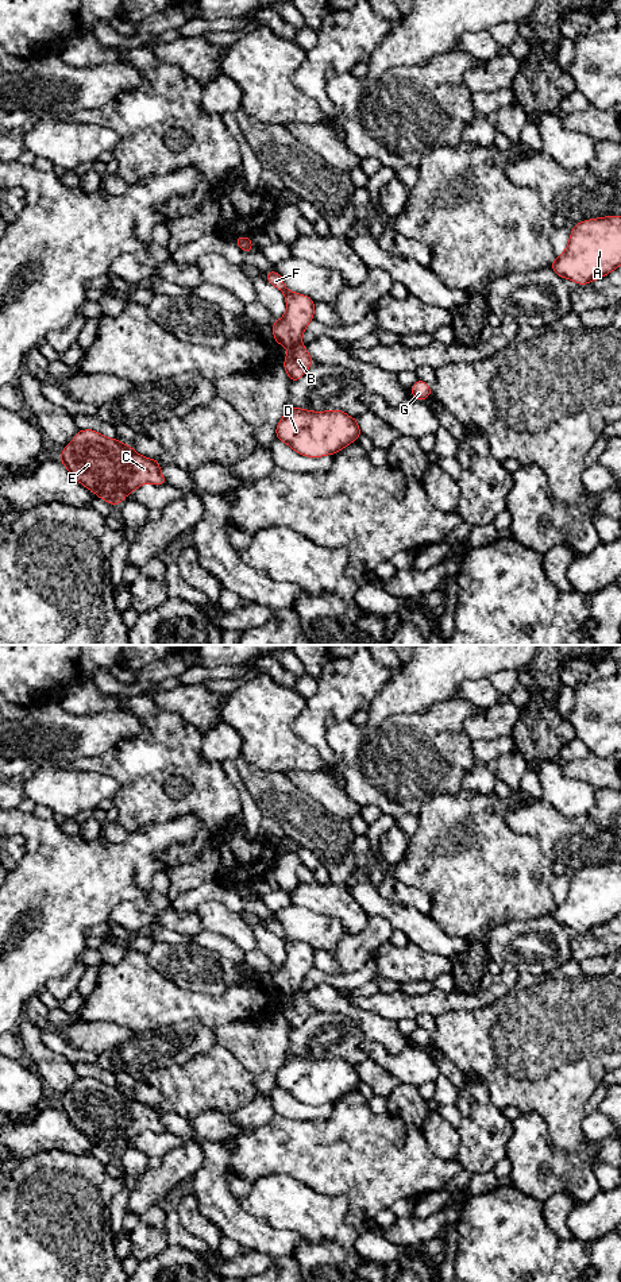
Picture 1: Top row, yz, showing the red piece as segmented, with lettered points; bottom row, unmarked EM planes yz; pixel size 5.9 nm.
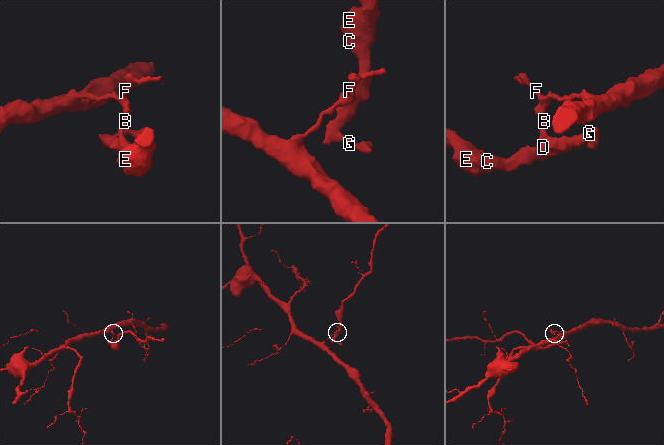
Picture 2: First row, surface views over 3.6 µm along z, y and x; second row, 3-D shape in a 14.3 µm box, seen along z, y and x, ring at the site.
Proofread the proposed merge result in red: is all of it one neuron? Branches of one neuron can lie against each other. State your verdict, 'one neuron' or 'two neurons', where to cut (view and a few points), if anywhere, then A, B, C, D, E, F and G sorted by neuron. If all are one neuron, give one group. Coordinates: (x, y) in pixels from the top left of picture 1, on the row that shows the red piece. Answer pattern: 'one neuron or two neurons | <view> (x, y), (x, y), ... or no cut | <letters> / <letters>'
two neurons | yz (300, 343), (289, 350) | A F / B C D E G

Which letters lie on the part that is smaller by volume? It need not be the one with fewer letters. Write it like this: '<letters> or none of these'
B, C, D, E, G

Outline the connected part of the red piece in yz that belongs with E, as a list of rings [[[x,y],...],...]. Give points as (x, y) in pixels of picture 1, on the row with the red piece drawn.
[[[92,429],[78,430],[73,441],[62,449],[59,462],[66,466],[77,482],[113,506],[123,502],[127,494],[143,483],[167,484],[159,470],[161,460],[140,456],[131,445],[124,445],[117,439],[107,439]]]

